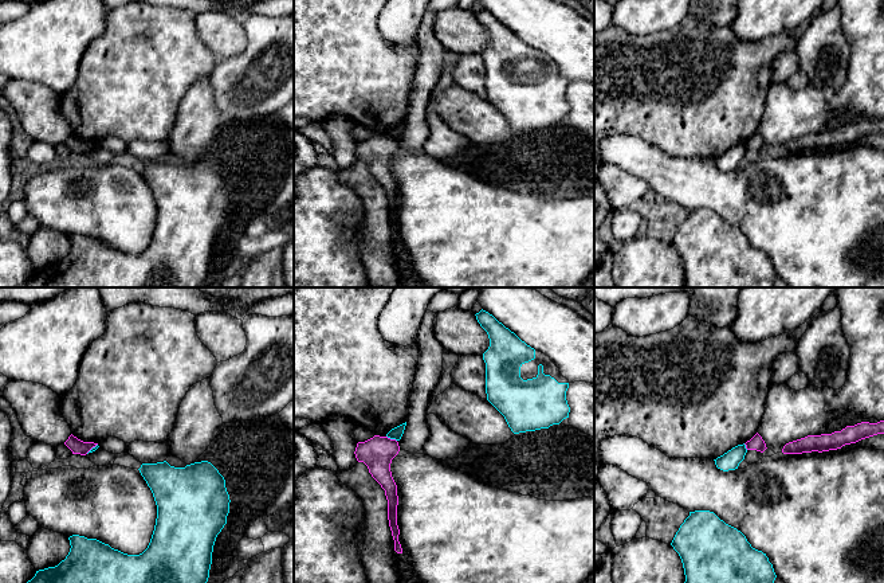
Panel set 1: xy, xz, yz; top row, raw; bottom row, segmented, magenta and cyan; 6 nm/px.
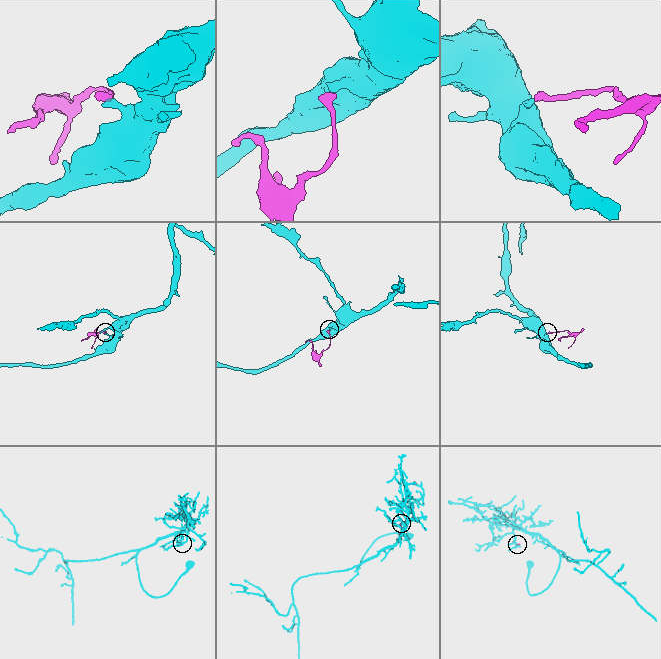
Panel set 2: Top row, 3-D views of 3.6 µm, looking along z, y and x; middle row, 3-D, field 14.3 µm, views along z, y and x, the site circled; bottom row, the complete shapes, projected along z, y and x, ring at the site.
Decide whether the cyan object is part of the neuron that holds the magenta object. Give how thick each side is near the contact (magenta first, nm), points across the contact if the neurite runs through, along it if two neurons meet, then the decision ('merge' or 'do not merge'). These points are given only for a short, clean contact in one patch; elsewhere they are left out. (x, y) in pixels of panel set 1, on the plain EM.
190 nm thick on the magenta side, 70 nm on the other; border along xz (387, 135), (396, 140); do not merge

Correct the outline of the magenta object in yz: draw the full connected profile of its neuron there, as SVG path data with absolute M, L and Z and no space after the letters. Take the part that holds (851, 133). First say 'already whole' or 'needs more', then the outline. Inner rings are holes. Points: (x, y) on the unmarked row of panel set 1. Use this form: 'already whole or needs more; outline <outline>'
already whole; outline M884 120L877 122L861 121L854 125L846 125L841 130L821 134L808 134L805 137L789 141L783 145L783 153L802 153L812 150L829 150L841 148L845 144L856 142L861 138L884 133Z

